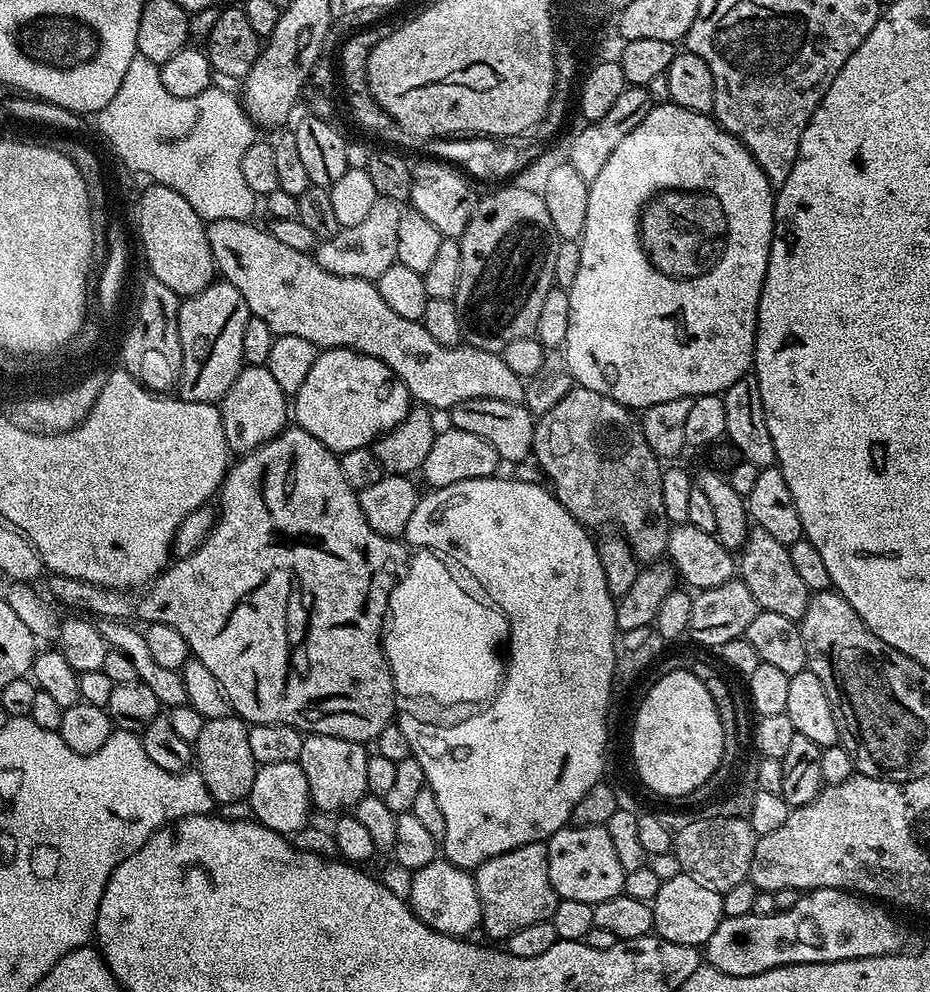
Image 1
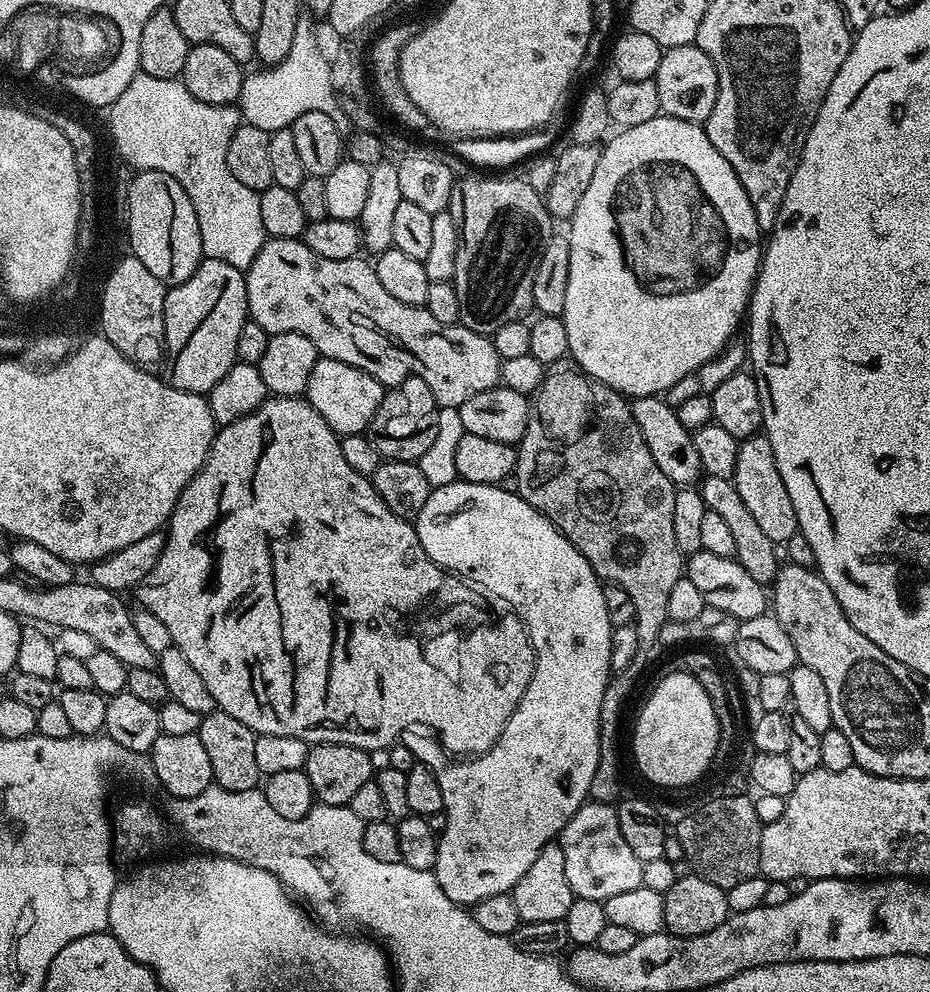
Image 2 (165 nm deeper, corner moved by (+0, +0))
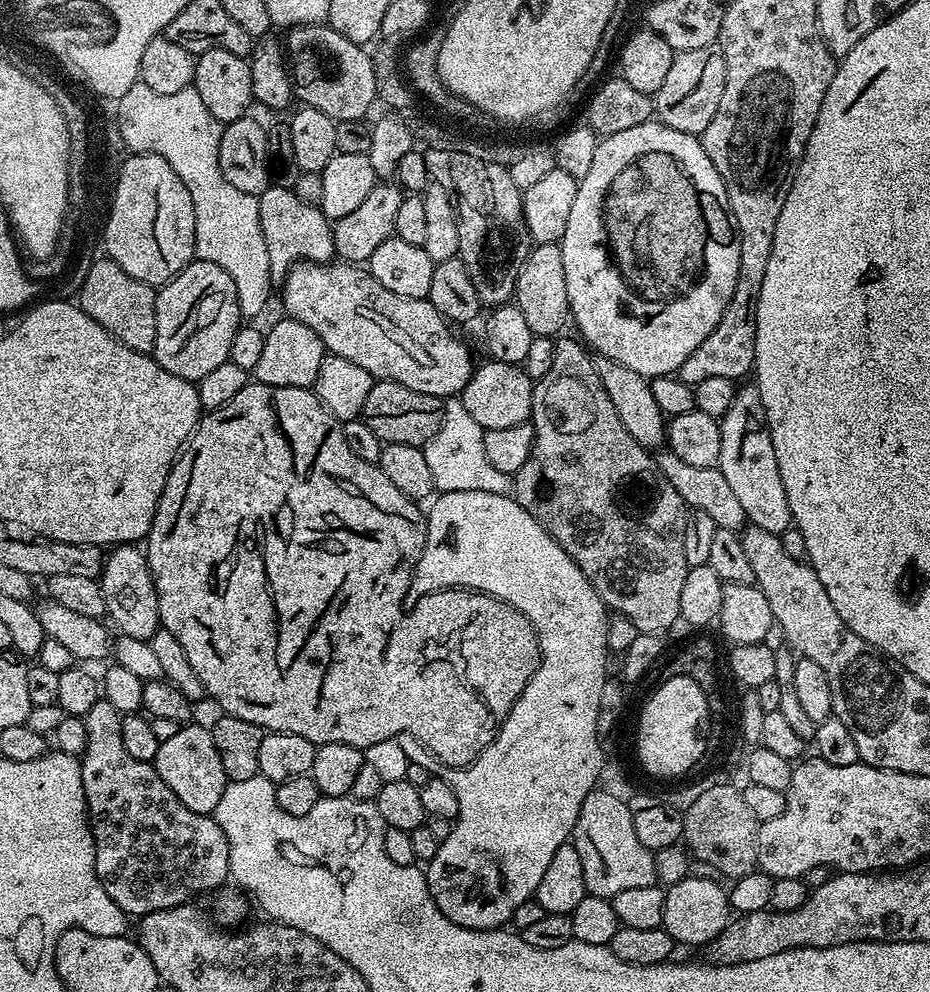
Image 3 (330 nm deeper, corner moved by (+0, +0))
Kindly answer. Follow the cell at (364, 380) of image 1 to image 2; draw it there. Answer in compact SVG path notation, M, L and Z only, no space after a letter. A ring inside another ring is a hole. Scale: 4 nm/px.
M320 358L314 370L310 370L306 399L318 414L322 414L337 436L358 436L374 418L374 410L378 410L385 391L385 385L379 384L369 372L358 370L346 362Z

